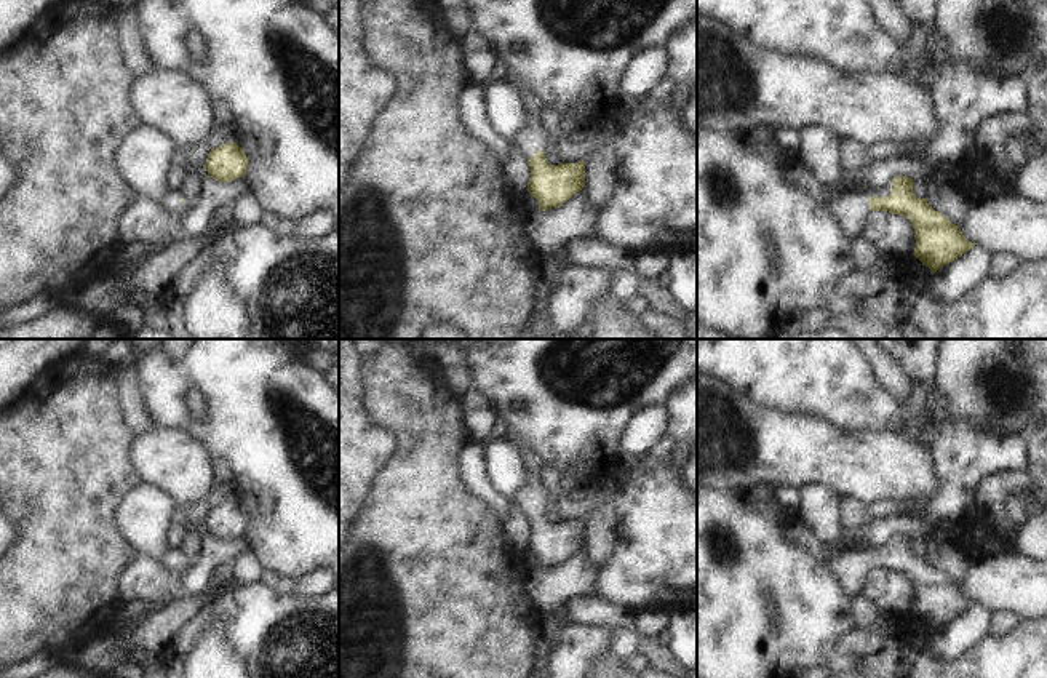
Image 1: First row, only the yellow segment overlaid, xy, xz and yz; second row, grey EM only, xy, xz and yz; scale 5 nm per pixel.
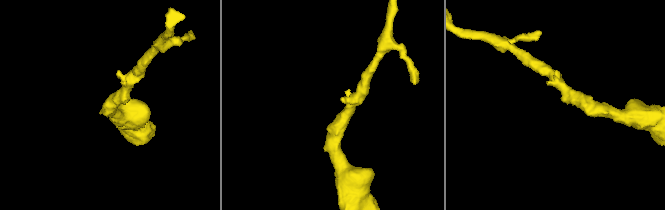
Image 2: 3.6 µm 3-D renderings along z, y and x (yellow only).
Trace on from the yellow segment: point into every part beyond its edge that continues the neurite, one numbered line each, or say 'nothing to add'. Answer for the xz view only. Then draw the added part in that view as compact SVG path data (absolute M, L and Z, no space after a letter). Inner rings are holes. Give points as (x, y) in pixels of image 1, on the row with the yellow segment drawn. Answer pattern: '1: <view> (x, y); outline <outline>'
1: xz (533, 139); outline M527 88L521 90L521 106L529 115L529 122L524 130L515 138L513 144L527 162L537 152L545 152L548 133L540 126L539 122L542 102Z

